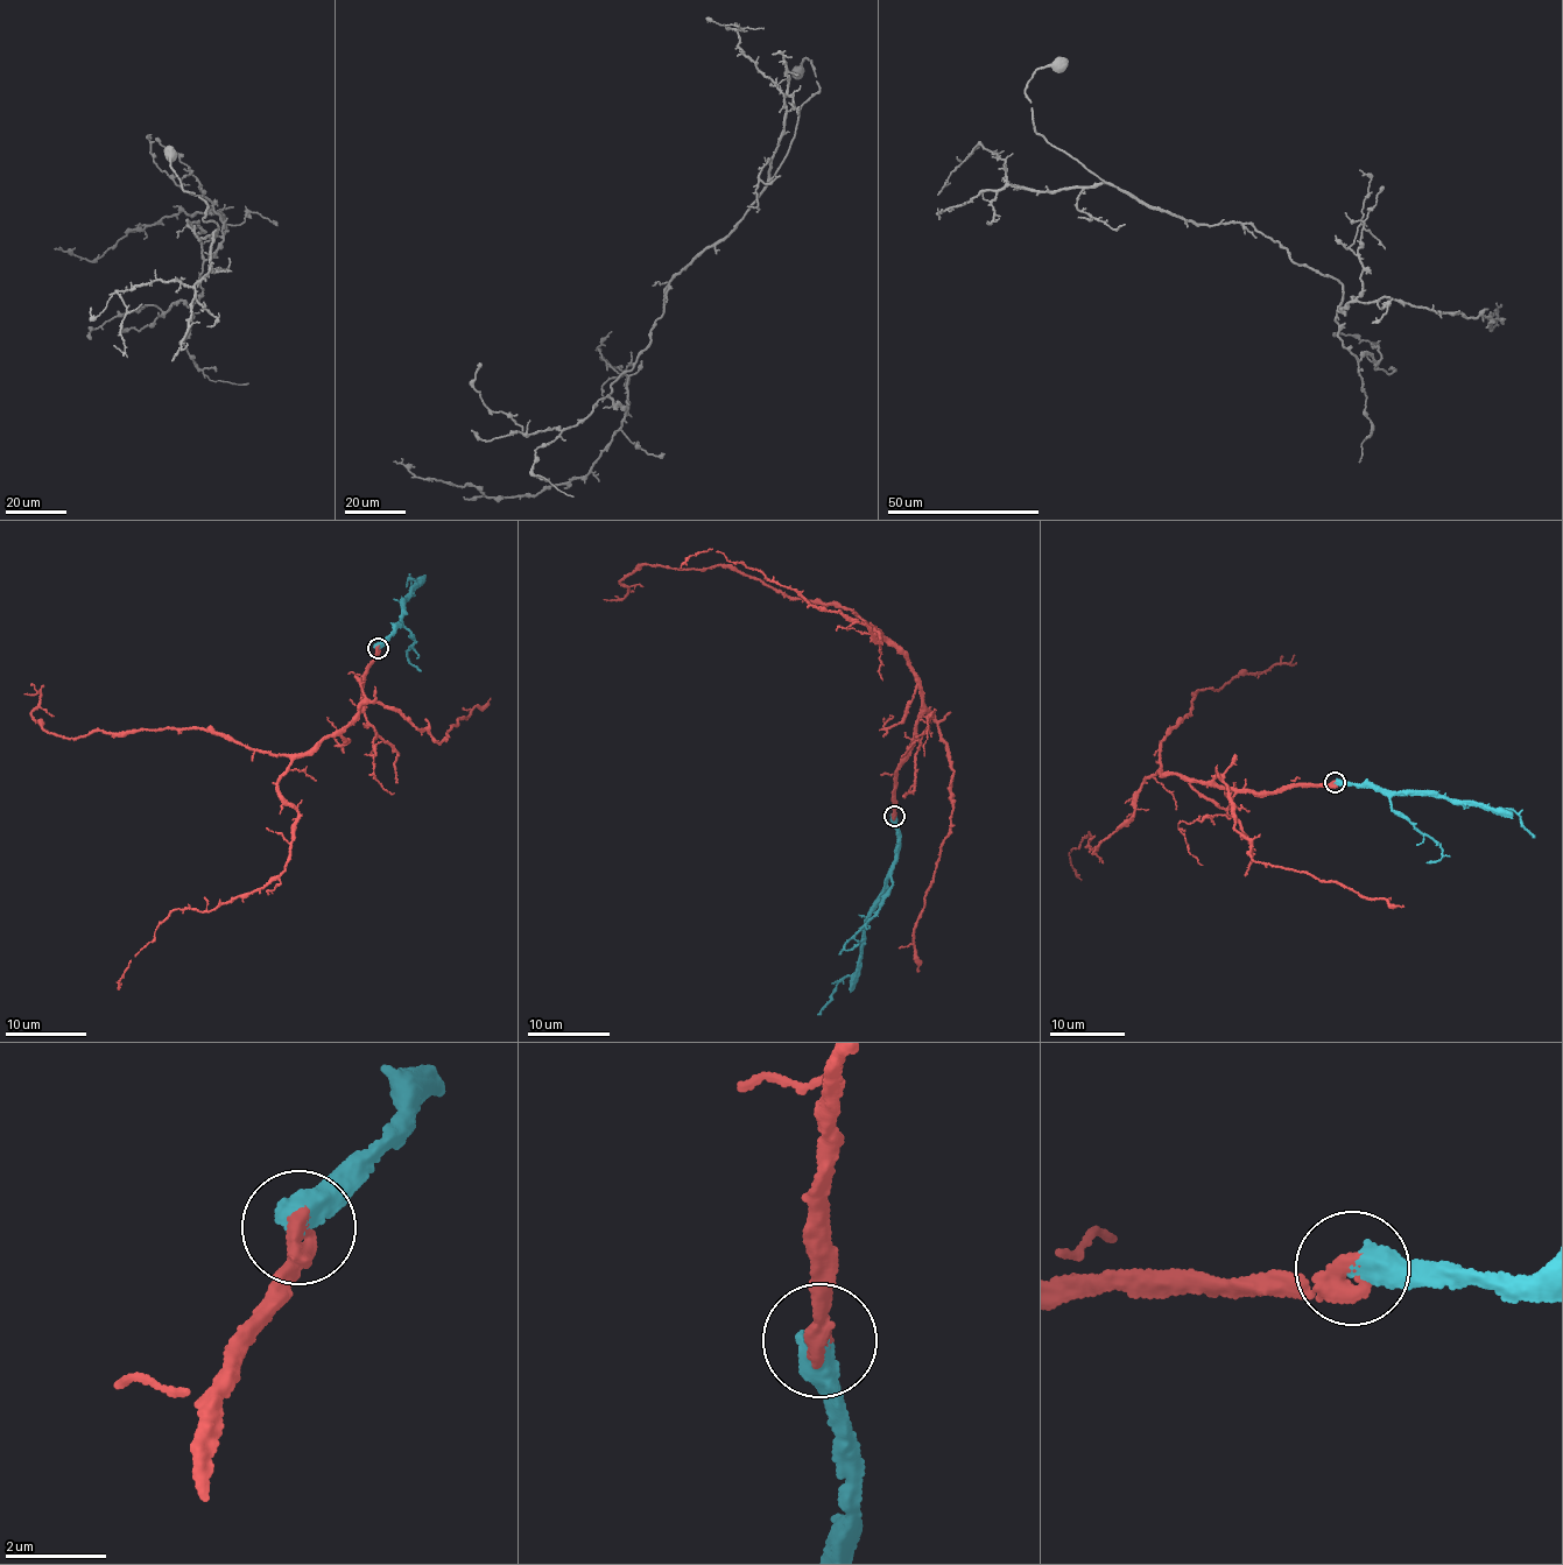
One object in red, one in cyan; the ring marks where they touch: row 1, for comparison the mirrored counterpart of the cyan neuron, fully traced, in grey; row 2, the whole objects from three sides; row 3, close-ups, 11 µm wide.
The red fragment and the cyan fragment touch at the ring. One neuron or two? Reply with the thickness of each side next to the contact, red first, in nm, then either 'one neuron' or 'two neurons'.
calibres 440 and 550 nm; one neuron

